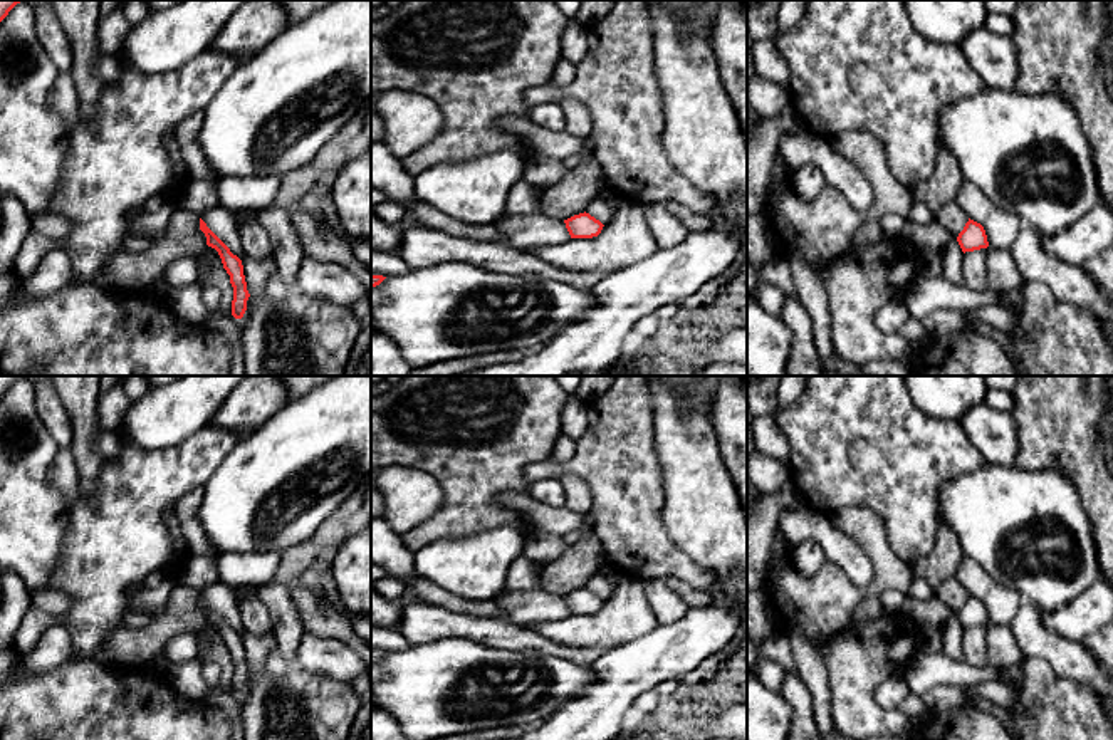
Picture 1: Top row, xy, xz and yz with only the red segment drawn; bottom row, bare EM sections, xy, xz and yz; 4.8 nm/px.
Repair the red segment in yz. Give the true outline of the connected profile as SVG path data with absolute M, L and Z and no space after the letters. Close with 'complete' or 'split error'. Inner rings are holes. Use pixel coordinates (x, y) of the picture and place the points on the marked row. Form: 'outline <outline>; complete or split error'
outline M970 218L959 233L957 242L964 253L989 247L984 227Z; complete

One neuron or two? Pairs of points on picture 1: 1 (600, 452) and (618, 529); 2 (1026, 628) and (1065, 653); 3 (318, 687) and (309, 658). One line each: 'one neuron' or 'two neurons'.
1: one neuron
2: one neuron
3: two neurons

